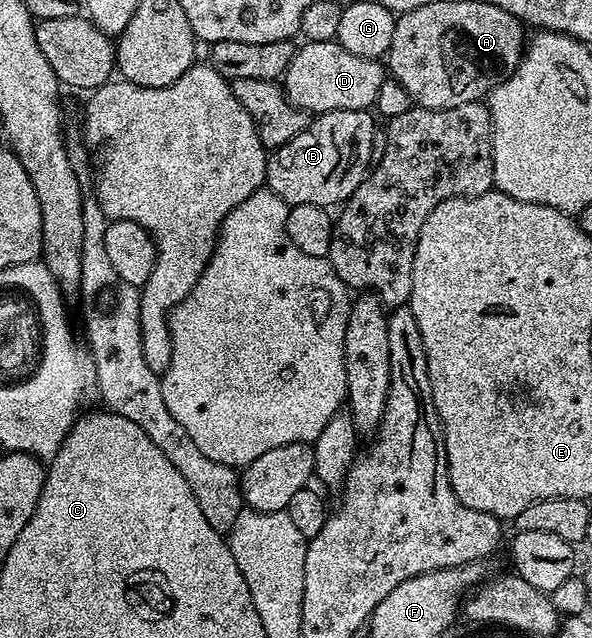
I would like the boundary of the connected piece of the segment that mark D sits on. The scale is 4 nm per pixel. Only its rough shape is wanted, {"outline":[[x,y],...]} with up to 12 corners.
{"outline":[[336,40],[306,42],[284,75],[314,116],[370,110],[387,67]]}

